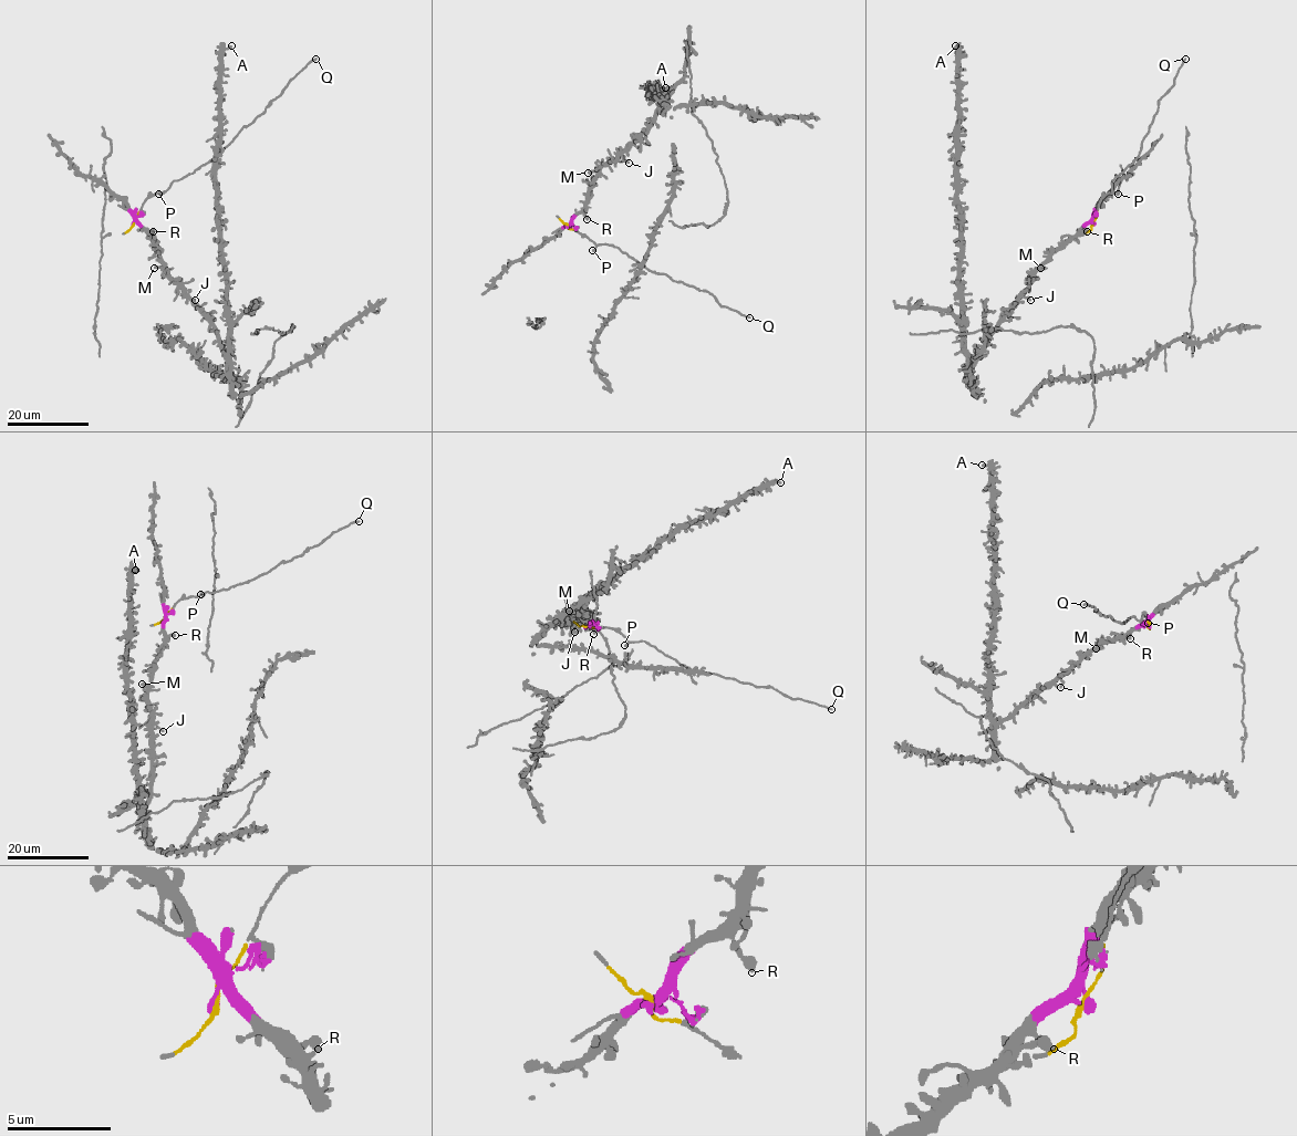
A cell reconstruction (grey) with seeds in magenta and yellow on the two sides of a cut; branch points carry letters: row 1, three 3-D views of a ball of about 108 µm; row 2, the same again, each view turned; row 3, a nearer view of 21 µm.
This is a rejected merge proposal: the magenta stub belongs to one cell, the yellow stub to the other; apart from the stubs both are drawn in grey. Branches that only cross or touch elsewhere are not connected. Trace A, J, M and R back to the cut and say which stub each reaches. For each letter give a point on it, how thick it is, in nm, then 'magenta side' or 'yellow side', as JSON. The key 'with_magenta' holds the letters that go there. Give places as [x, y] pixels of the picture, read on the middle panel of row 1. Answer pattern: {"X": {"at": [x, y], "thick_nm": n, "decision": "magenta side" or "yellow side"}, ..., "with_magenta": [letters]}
{"A": {"at": [665, 87], "thick_nm": 300, "decision": "magenta side"}, "J": {"at": [629, 163], "thick_nm": 140, "decision": "magenta side"}, "M": {"at": [588, 173], "thick_nm": 400, "decision": "magenta side"}, "R": {"at": [587, 219], "thick_nm": 400, "decision": "magenta side"}, "with_magenta": ["A", "J", "M", "R"]}

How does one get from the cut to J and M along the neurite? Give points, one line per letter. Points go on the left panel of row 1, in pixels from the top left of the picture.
J: (134, 222), (149, 236), (158, 260), (186, 295), (195, 300)
M: (134, 222), (149, 236), (162, 261), (154, 268)

